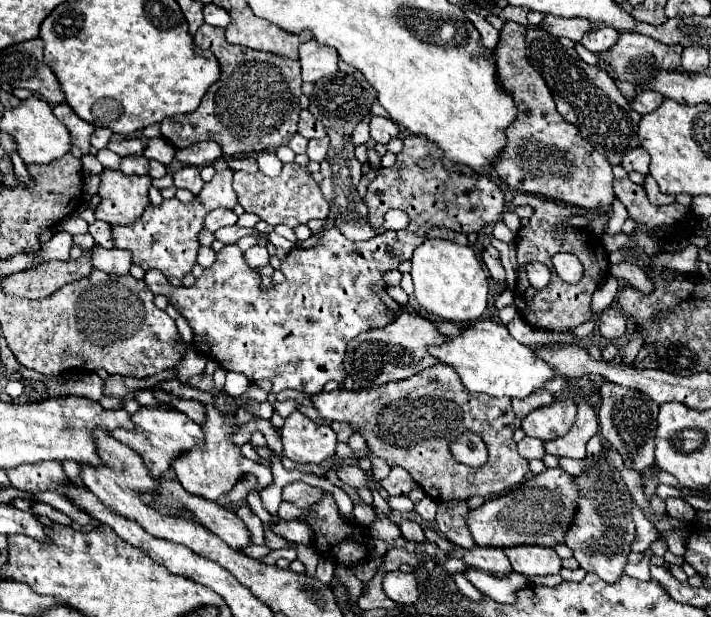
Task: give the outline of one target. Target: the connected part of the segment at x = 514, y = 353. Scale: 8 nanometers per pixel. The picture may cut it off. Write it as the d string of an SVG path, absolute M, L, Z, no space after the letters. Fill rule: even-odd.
M478 321L464 327L462 335L450 337L444 345L430 347L430 353L442 363L452 365L462 379L464 387L470 393L486 393L490 397L518 397L524 399L538 389L544 389L544 383L558 377L554 367L550 367L532 347L518 343L502 323Z

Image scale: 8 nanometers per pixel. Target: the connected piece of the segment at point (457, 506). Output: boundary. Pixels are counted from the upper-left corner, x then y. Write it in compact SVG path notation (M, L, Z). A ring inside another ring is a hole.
M466 501L438 503L438 513L436 513L438 529L446 535L448 541L452 541L464 549L472 549L476 545L472 539L472 533L468 529L468 523L466 523L468 513L470 513L470 507L466 505Z

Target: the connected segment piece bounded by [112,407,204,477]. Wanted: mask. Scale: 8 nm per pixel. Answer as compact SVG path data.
M142 407L134 415L134 423L138 423L138 431L114 431L114 439L126 443L134 451L138 451L144 459L146 465L150 467L150 475L162 477L168 469L170 463L184 455L186 451L192 451L194 447L204 445L204 431L198 423L194 423L188 415L174 411L174 409L160 409L160 407Z

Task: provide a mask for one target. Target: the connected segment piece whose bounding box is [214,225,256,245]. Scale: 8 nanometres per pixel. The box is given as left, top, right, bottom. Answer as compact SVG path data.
M230 225L230 227L224 227L224 229L218 229L214 235L218 241L222 241L224 245L232 245L236 243L240 237L244 235L252 235L256 229L242 229L238 225Z

